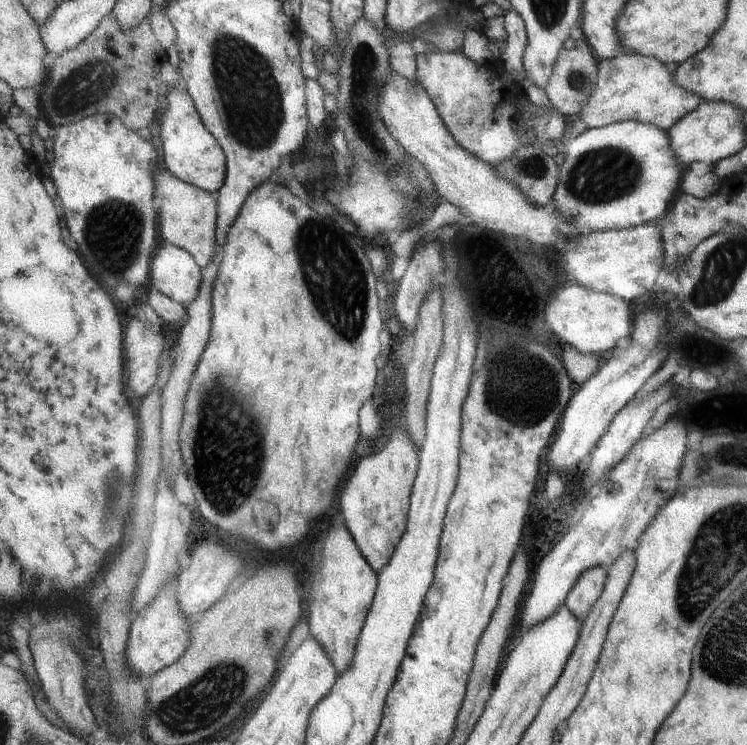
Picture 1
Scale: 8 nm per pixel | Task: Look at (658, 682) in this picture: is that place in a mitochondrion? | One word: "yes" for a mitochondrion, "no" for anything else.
no

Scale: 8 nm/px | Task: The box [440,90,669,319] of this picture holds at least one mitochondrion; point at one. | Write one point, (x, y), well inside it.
(607, 173)

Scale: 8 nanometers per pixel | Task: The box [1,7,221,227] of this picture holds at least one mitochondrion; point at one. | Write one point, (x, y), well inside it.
(87, 85)

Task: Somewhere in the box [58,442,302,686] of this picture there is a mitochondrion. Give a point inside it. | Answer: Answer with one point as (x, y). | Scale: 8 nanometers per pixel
(112, 486)

